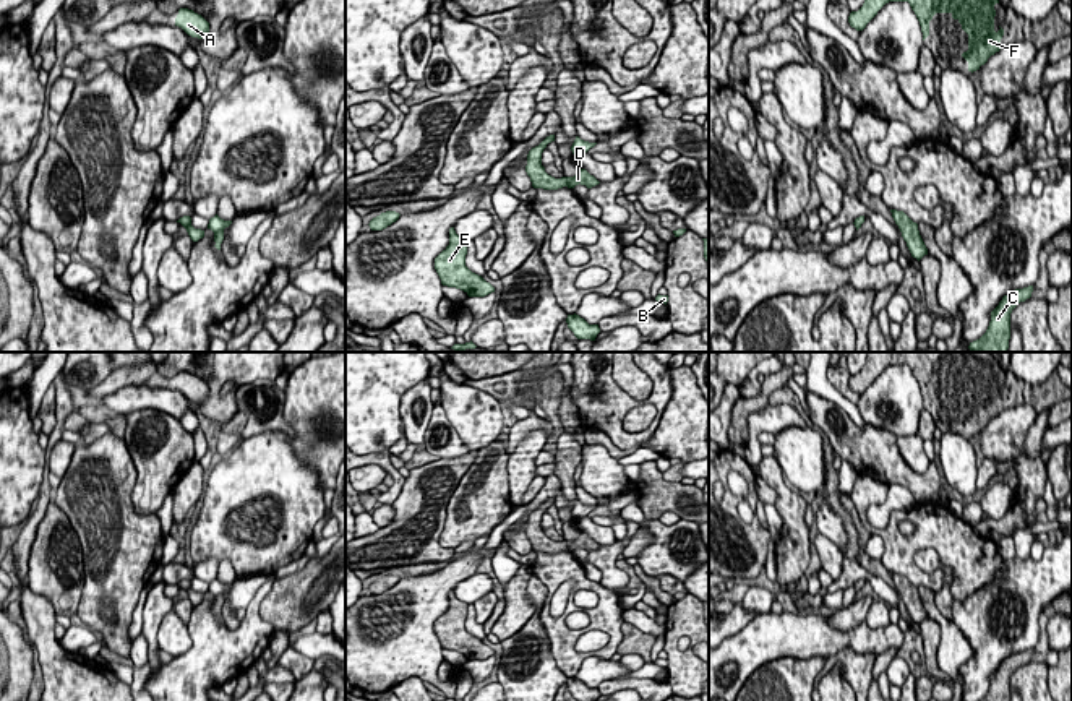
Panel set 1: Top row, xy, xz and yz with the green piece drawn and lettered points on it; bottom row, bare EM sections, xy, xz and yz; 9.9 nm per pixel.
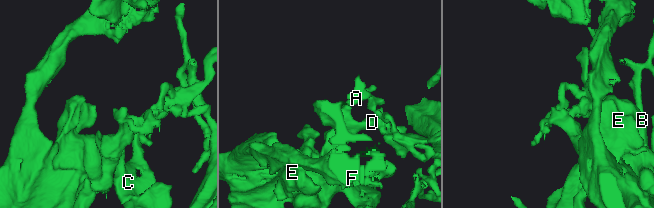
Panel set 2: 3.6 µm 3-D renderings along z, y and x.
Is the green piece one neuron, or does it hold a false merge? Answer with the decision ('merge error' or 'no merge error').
merge error

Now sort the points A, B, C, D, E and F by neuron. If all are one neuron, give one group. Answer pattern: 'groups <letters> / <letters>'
groups A C D E F / B

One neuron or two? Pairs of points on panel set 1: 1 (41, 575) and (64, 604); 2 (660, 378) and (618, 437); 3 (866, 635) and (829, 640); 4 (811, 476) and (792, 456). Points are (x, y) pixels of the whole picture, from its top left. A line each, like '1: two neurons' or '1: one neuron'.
1: one neuron
2: one neuron
3: one neuron
4: one neuron

